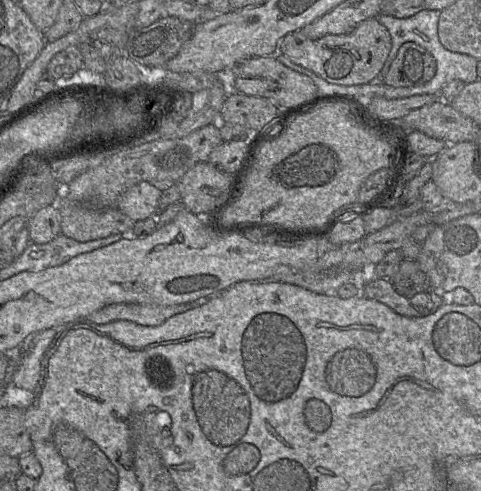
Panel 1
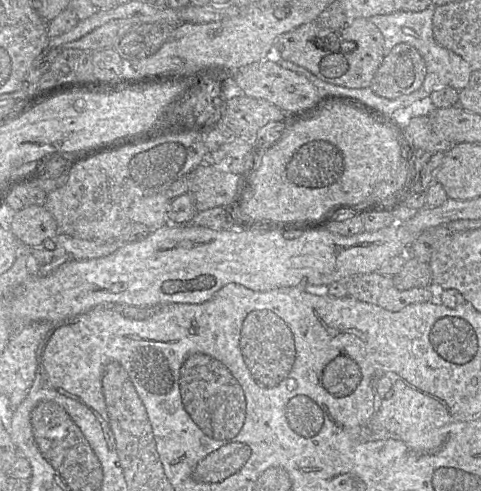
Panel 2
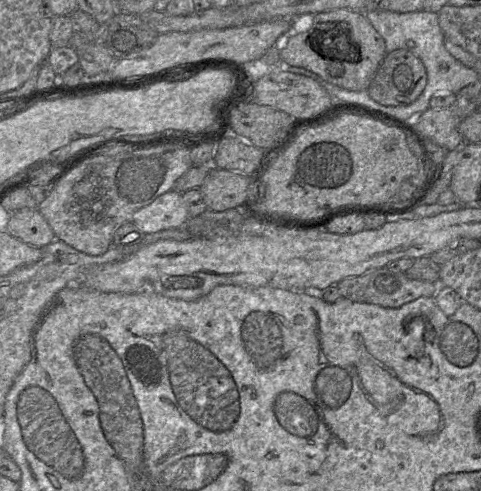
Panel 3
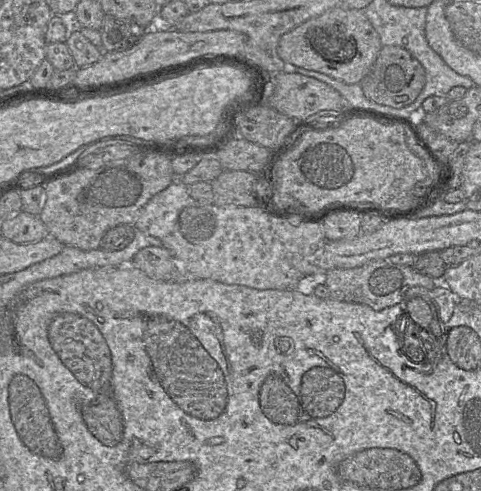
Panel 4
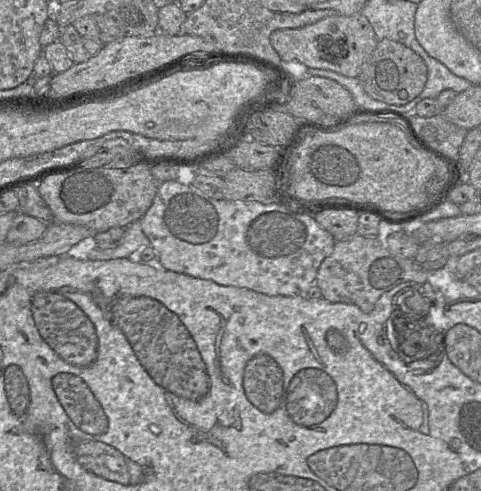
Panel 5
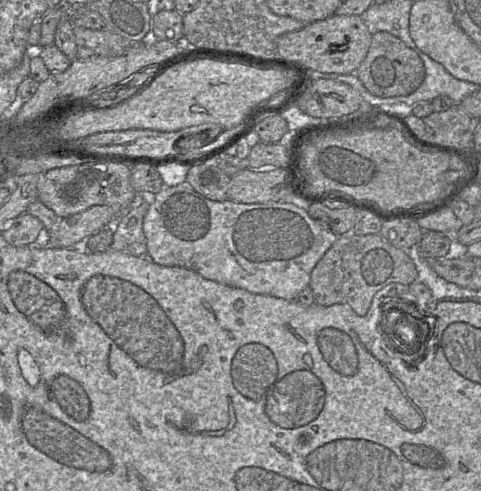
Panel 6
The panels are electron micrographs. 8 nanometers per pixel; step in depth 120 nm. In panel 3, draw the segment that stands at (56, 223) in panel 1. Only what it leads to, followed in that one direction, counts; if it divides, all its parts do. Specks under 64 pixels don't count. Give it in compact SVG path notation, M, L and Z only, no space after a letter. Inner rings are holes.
M22 209L11 214L6 231L37 248L42 248L56 239L52 228L38 209Z

